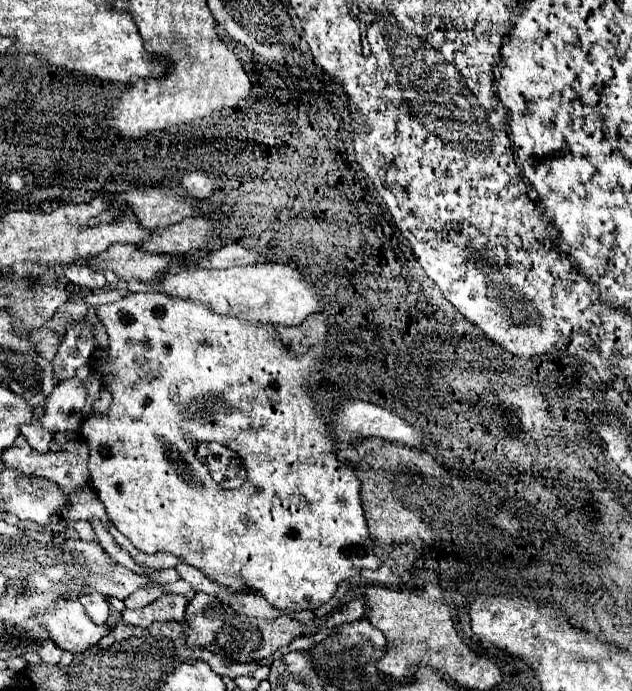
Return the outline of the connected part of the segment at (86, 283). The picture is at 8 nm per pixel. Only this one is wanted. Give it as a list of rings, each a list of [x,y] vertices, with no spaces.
[[[70,264],[70,266],[64,266],[64,274],[70,282],[78,284],[78,286],[84,286],[88,290],[98,290],[98,288],[104,288],[106,286],[106,278],[102,272],[98,270],[92,270],[88,266],[82,266],[82,264]]]

